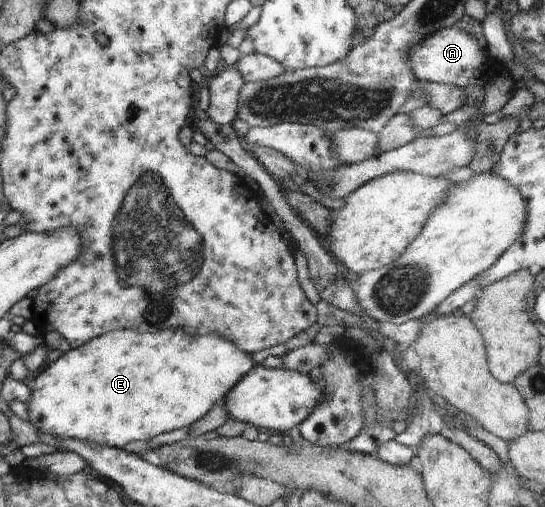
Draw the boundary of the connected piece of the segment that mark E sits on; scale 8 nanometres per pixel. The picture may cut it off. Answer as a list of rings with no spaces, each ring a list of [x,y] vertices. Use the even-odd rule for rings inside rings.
[[[122,329],[112,331],[109,334],[99,336],[99,339],[91,339],[81,347],[72,348],[61,355],[55,362],[51,362],[47,369],[43,369],[42,373],[33,381],[33,389],[31,389],[31,401],[27,403],[27,412],[29,421],[44,434],[50,434],[52,437],[63,437],[63,439],[79,439],[79,441],[87,441],[87,443],[97,443],[97,445],[111,445],[115,449],[123,449],[127,443],[131,441],[146,441],[153,439],[161,433],[169,433],[173,429],[181,429],[191,426],[195,421],[201,419],[211,407],[225,395],[231,391],[231,387],[235,387],[239,383],[239,379],[245,377],[256,364],[253,363],[253,357],[250,353],[243,353],[239,347],[235,347],[235,343],[231,343],[229,339],[223,339],[217,333],[209,333],[209,335],[191,335],[183,329],[162,329],[161,331],[152,331],[151,333],[139,333],[132,329]]]

